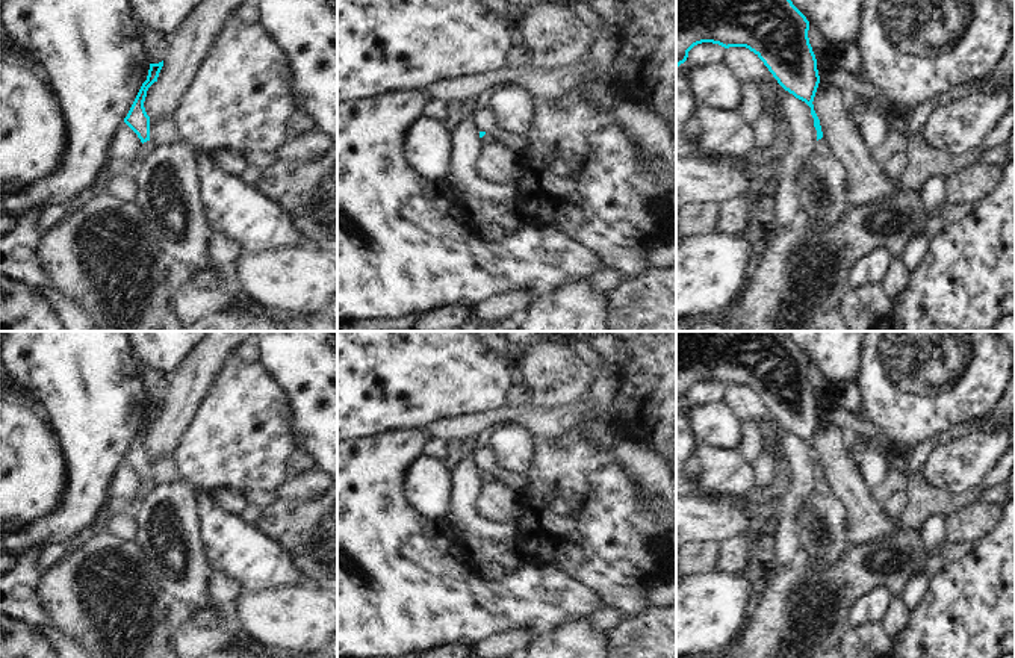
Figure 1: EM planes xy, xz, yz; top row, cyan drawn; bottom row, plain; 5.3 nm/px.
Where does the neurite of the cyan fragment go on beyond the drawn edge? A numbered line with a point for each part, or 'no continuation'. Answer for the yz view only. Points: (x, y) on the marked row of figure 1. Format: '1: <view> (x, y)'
1: yz (822, 147)

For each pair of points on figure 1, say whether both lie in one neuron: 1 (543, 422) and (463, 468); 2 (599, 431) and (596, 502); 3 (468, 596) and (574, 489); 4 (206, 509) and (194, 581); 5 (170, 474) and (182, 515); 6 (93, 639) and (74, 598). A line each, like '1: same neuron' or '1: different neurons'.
1: different neurons
2: different neurons
3: different neurons
4: different neurons
5: different neurons
6: same neuron

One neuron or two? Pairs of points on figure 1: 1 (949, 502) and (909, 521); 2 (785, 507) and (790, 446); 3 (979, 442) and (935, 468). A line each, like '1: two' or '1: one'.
1: one
2: one
3: one

